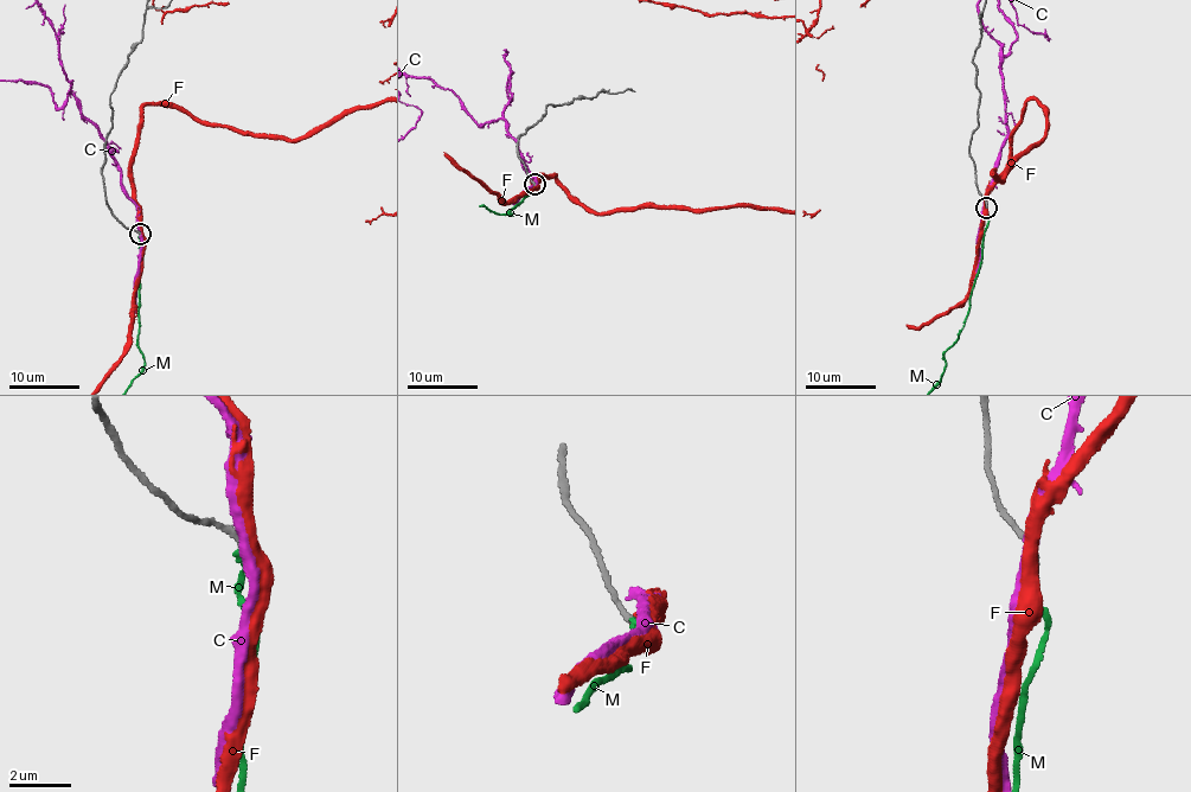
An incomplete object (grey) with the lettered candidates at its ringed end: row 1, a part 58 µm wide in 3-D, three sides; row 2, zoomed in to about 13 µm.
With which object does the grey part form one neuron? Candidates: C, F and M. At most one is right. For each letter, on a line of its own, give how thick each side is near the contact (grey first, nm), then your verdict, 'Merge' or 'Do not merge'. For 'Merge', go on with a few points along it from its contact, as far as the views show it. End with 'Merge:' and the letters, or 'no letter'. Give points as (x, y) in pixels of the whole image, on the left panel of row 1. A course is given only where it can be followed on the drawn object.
C: Thickness 240 nm (grey) against 300 nm. Do not merge
F: Thickness 240 nm (grey) against 440 nm. Do not merge
M: Thickness 240 nm (grey) against 190 nm. Merge
Merge: M

